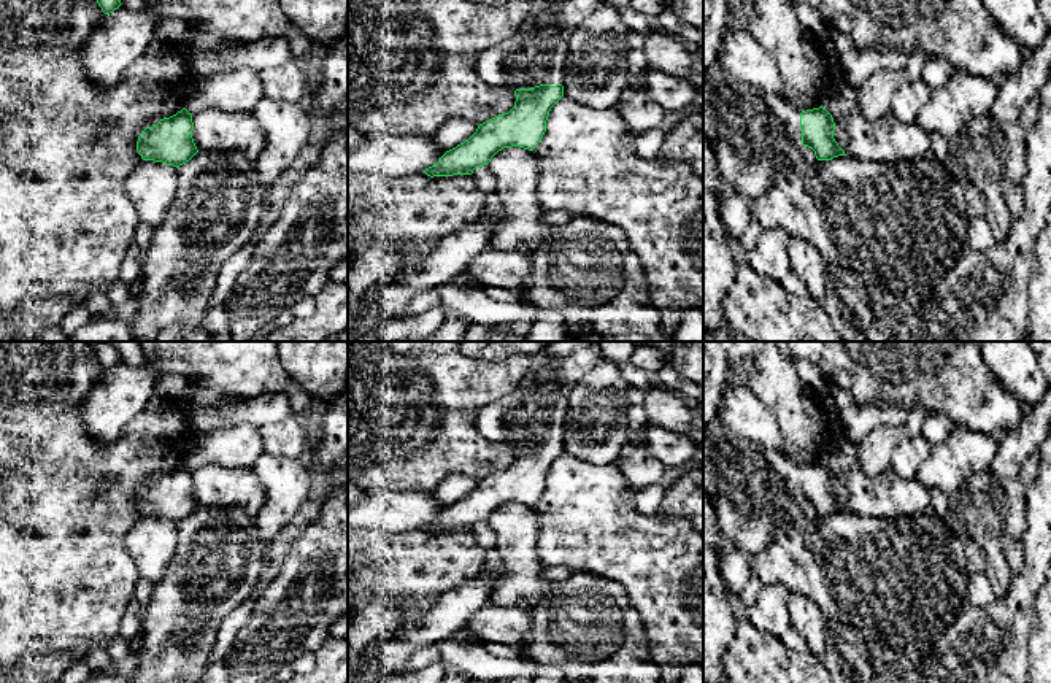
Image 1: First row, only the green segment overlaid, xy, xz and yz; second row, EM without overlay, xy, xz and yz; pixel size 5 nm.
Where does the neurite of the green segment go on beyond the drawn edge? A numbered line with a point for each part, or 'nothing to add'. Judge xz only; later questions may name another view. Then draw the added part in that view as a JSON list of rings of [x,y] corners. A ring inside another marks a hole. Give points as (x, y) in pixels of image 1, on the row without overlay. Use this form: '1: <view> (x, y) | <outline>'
1: xz (535, 410) | [[[549,342],[530,357],[529,370],[518,389],[478,413],[478,432],[491,442],[513,446],[562,440],[568,397],[578,381],[602,361],[597,342]]]

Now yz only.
1: yz (756, 493) | [[[713,418],[703,432],[703,491],[713,502],[721,537],[754,554],[786,532],[799,513],[814,519],[814,507],[802,500],[800,469],[784,453],[735,437]]]

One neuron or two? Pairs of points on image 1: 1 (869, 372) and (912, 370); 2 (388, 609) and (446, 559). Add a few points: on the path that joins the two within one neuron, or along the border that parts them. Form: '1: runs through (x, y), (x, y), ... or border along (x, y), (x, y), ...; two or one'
1: runs through (880, 372), (900, 372); one
2: border along (407, 602), (383, 599), (372, 602), (364, 610); two

